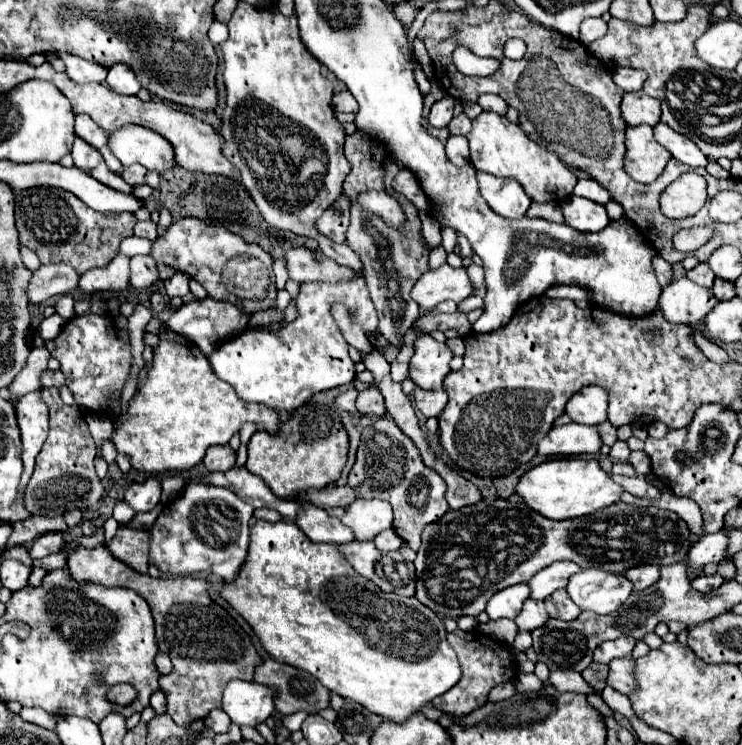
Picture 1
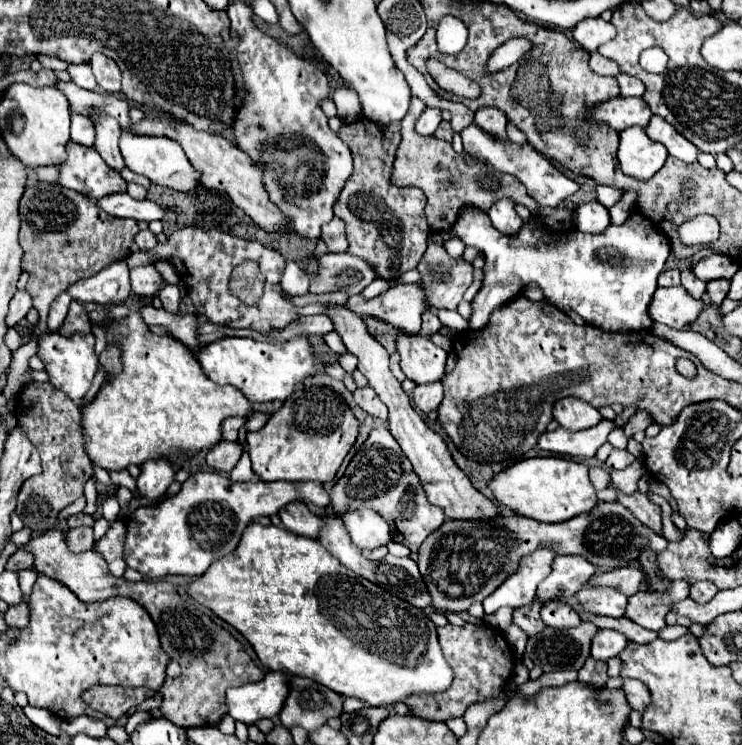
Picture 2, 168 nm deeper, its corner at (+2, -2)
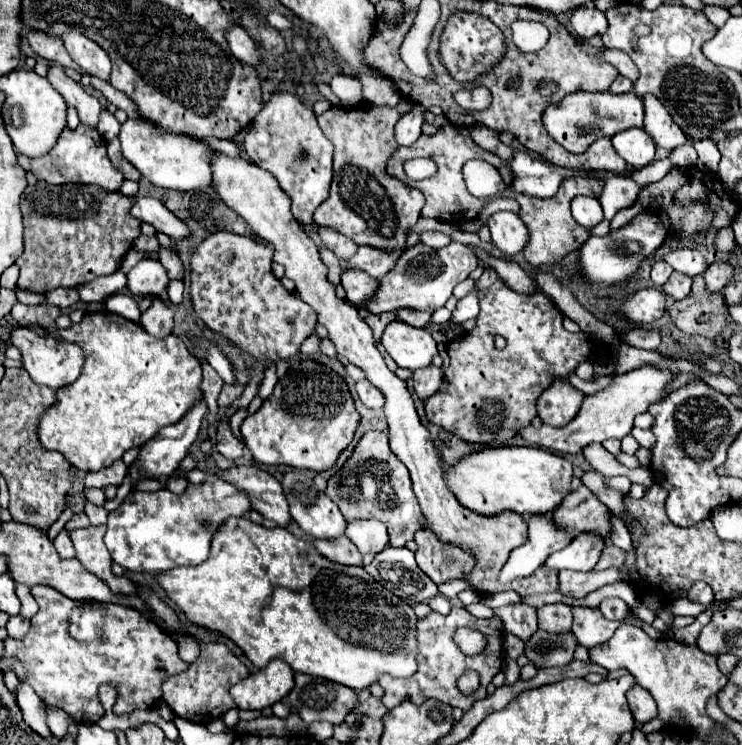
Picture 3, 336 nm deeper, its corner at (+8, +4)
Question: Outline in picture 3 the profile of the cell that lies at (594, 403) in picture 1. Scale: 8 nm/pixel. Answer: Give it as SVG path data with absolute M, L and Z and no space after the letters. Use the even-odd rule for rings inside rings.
M554 381L538 399L538 417L552 425L568 425L580 411L584 393L574 389L568 381Z

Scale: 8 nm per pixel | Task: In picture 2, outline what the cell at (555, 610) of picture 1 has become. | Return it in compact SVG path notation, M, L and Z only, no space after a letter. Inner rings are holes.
M550 601L546 607L542 607L540 615L542 615L542 621L554 629L568 629L568 627L580 625L578 613L572 607L558 601Z

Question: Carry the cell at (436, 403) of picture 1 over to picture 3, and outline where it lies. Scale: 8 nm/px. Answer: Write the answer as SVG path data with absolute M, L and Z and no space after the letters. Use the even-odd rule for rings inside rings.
M424 367L424 369L416 369L414 371L414 393L426 401L428 397L432 397L432 393L436 393L440 389L442 383L442 369L440 367Z

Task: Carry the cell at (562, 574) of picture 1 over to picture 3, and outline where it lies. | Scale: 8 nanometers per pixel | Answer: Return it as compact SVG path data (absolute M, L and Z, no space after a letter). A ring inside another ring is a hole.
M580 533L572 539L568 547L562 551L552 553L544 567L548 571L562 571L562 569L572 569L572 571L592 571L594 565L598 563L600 551L604 549L604 541L592 533Z

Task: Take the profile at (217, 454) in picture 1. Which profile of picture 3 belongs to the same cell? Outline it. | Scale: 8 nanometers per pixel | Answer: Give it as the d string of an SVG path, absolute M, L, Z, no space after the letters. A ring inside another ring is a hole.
M222 421L222 423L218 425L216 447L218 447L218 451L220 451L226 459L238 459L238 457L242 457L244 443L238 441L238 439L232 435L228 421Z

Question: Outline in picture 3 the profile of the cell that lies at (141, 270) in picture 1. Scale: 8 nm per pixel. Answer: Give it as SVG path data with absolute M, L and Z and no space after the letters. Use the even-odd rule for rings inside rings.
M144 259L128 273L128 289L134 297L158 297L168 287L168 275L160 261Z

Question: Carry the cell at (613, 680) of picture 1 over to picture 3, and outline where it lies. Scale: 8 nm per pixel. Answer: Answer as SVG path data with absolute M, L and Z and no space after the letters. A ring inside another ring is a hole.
M634 685L626 693L626 697L628 697L628 705L630 705L630 711L636 721L646 723L656 717L656 711L658 711L656 701L652 699L652 695L646 689L640 689L640 685Z

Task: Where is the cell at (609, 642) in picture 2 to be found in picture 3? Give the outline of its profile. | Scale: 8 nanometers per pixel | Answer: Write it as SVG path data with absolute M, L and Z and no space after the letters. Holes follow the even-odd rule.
M574 607L572 611L574 611L572 633L576 635L578 643L588 647L588 649L606 643L614 635L616 627L620 625L618 621L606 619L598 609Z

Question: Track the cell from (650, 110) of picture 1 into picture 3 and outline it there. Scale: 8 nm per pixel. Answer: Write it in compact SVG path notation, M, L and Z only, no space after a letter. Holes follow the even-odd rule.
M576 91L572 95L566 95L560 103L548 105L544 111L544 127L546 131L568 151L572 153L584 153L590 143L594 143L600 137L612 137L618 131L630 129L630 127L642 127L644 119L644 103L634 93L588 93L588 91Z

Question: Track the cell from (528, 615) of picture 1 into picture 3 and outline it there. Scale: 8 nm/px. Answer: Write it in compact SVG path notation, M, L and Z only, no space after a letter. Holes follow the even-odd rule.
M526 603L500 607L500 609L496 609L496 615L502 619L504 629L508 633L520 637L522 641L530 639L532 633L536 633L536 629L538 629L536 609L530 607L530 605L526 605Z

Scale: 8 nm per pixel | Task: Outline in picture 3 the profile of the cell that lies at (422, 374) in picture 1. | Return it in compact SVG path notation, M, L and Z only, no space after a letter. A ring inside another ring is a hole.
M394 321L384 329L382 345L398 367L410 371L432 365L432 357L438 353L430 331L410 327L402 321Z

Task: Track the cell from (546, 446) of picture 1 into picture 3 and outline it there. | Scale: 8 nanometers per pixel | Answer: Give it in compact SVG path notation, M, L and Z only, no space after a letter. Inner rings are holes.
M644 365L644 367L624 373L624 375L616 375L614 383L608 389L604 389L596 395L588 395L584 399L582 409L572 419L572 423L568 423L564 427L542 425L538 429L528 425L526 429L520 429L520 437L524 437L530 445L546 447L546 449L552 449L558 453L582 453L582 449L594 441L602 443L606 439L622 439L622 437L630 435L634 417L638 413L648 411L648 405L662 399L662 391L666 389L668 381L672 381L672 377L674 377L674 373L660 371L650 365Z

